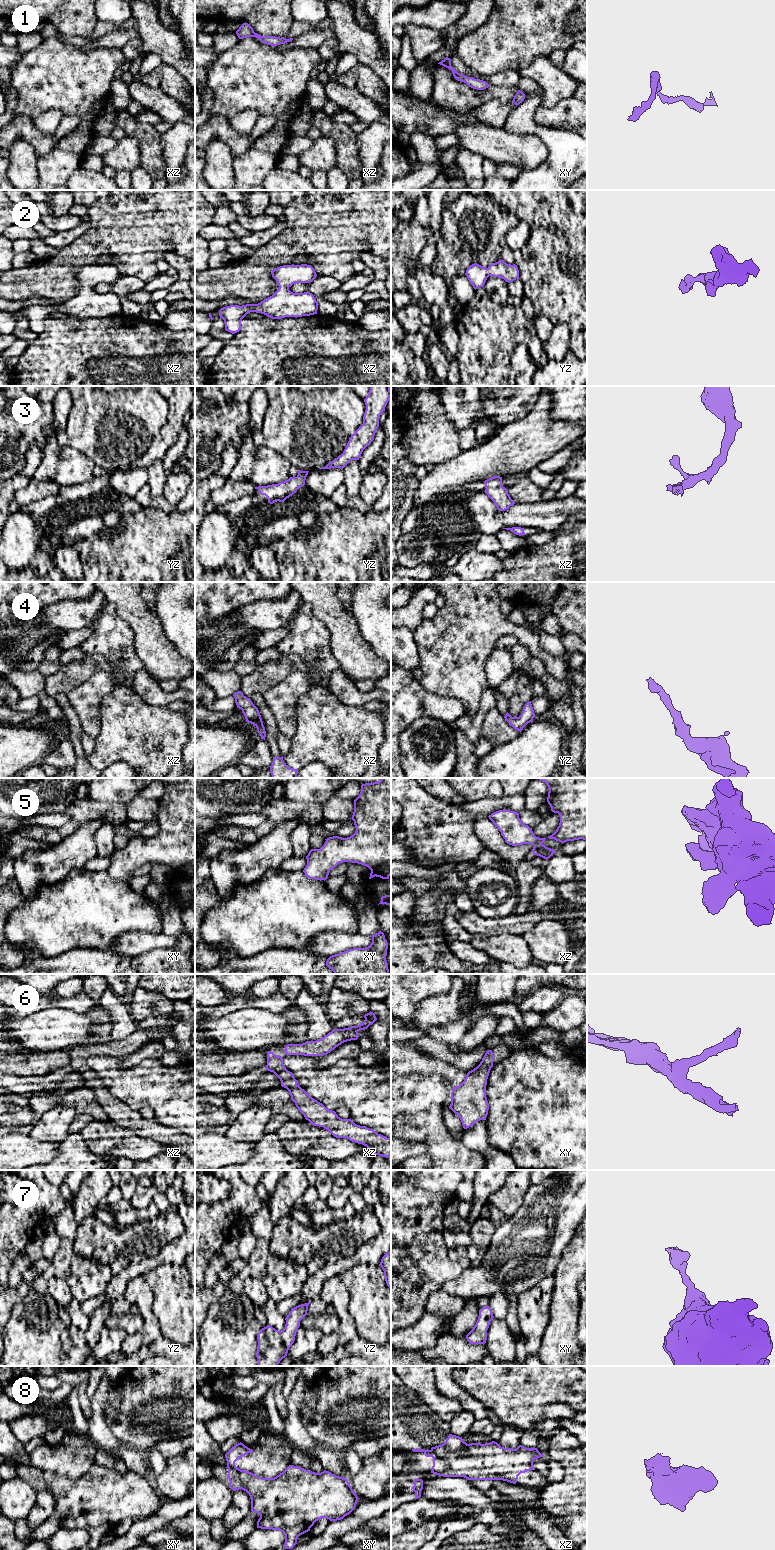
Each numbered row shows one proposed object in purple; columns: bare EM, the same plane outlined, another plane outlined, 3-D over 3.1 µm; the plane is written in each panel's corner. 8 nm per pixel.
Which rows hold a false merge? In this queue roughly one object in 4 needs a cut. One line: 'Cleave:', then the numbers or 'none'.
Cleave: 8

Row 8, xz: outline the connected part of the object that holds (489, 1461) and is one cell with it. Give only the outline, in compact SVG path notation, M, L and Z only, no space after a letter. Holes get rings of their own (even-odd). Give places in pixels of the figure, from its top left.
M495 1441L467 1444L465 1454L454 1451L438 1457L432 1450L425 1450L424 1454L433 1458L433 1474L468 1480L503 1480L513 1484L521 1473L535 1470L535 1459L544 1457L537 1448L522 1445L516 1449L504 1448Z

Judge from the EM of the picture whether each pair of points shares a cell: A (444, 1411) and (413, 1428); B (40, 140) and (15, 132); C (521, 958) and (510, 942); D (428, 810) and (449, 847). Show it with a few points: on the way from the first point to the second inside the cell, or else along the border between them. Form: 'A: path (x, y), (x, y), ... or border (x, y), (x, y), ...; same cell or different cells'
A: border (419, 1400), (441, 1419), (448, 1422); different cells
B: path (34, 137), (28, 132), (21, 132); same cell
C: path (519, 954), (511, 946); same cell
D: path (428, 819), (445, 838); same cell

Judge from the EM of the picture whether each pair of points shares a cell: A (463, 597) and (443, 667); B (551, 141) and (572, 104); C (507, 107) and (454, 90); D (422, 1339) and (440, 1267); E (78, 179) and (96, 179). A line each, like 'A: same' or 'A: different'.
A: same
B: different
C: different
D: different
E: same

